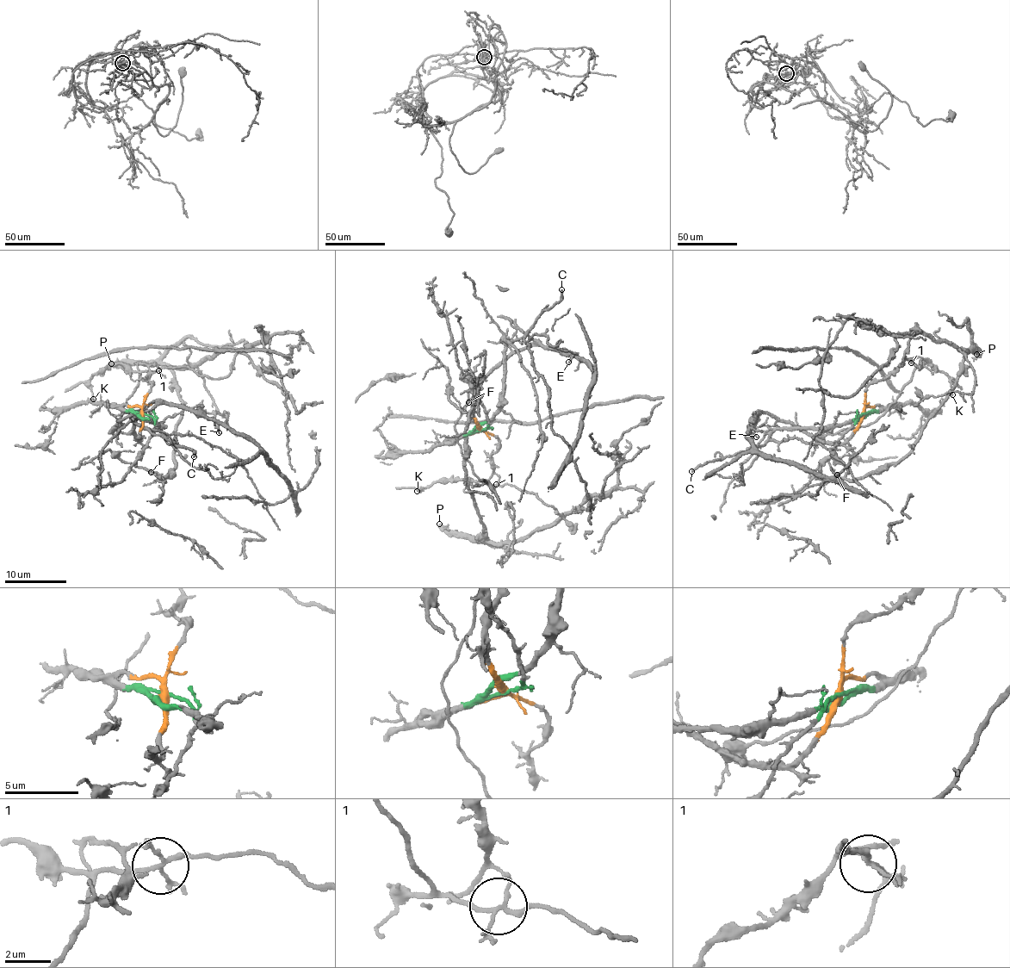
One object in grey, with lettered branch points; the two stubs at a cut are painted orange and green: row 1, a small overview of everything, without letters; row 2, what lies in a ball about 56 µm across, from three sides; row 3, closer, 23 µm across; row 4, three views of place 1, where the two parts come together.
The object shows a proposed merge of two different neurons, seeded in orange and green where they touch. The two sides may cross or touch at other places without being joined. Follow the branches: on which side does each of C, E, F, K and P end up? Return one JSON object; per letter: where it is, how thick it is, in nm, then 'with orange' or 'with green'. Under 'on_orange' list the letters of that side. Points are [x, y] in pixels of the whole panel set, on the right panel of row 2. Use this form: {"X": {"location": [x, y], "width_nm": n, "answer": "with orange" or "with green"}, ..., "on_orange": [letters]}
{"C": {"location": [691, 471], "width_nm": 200, "answer": "with green"}, "E": {"location": [756, 437], "width_nm": 120, "answer": "with orange"}, "F": {"location": [837, 474], "width_nm": 150, "answer": "with green"}, "K": {"location": [952, 394], "width_nm": 140, "answer": "with green"}, "P": {"location": [976, 354], "width_nm": 320, "answer": "with green"}, "on_orange": ["E"]}

